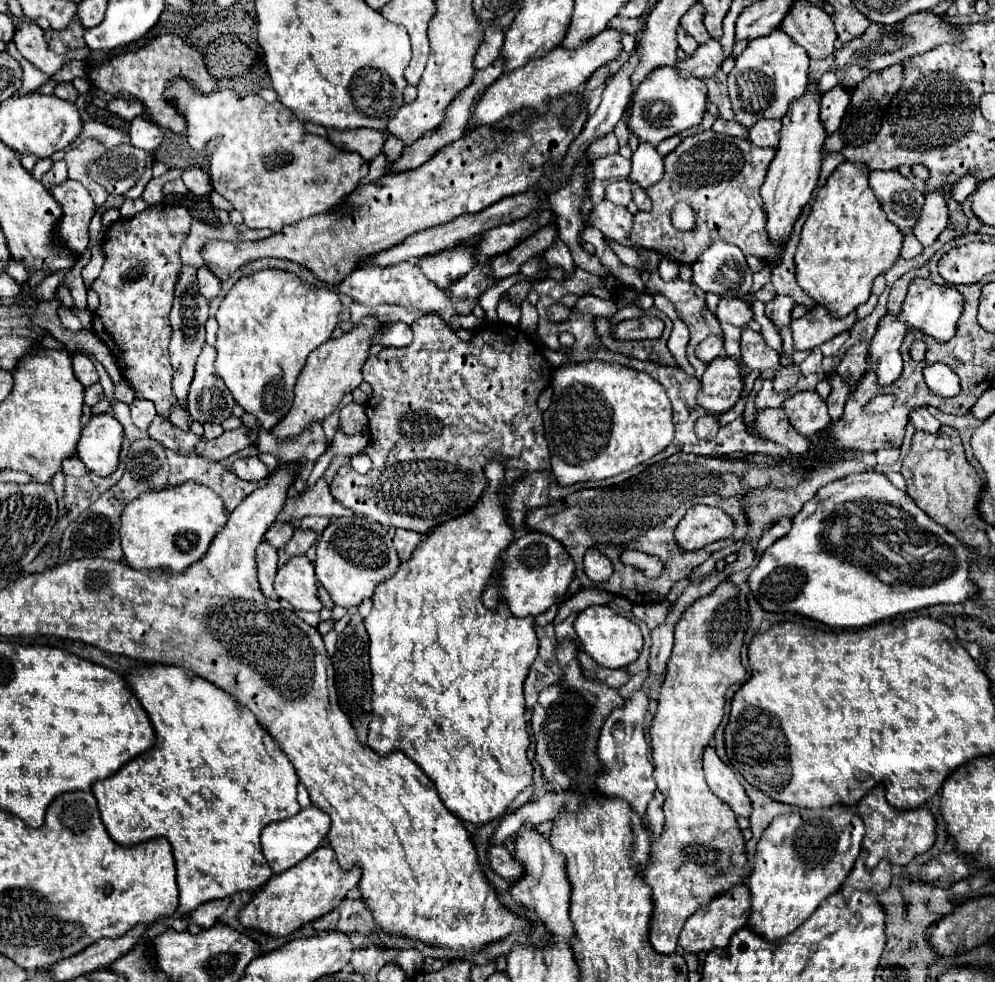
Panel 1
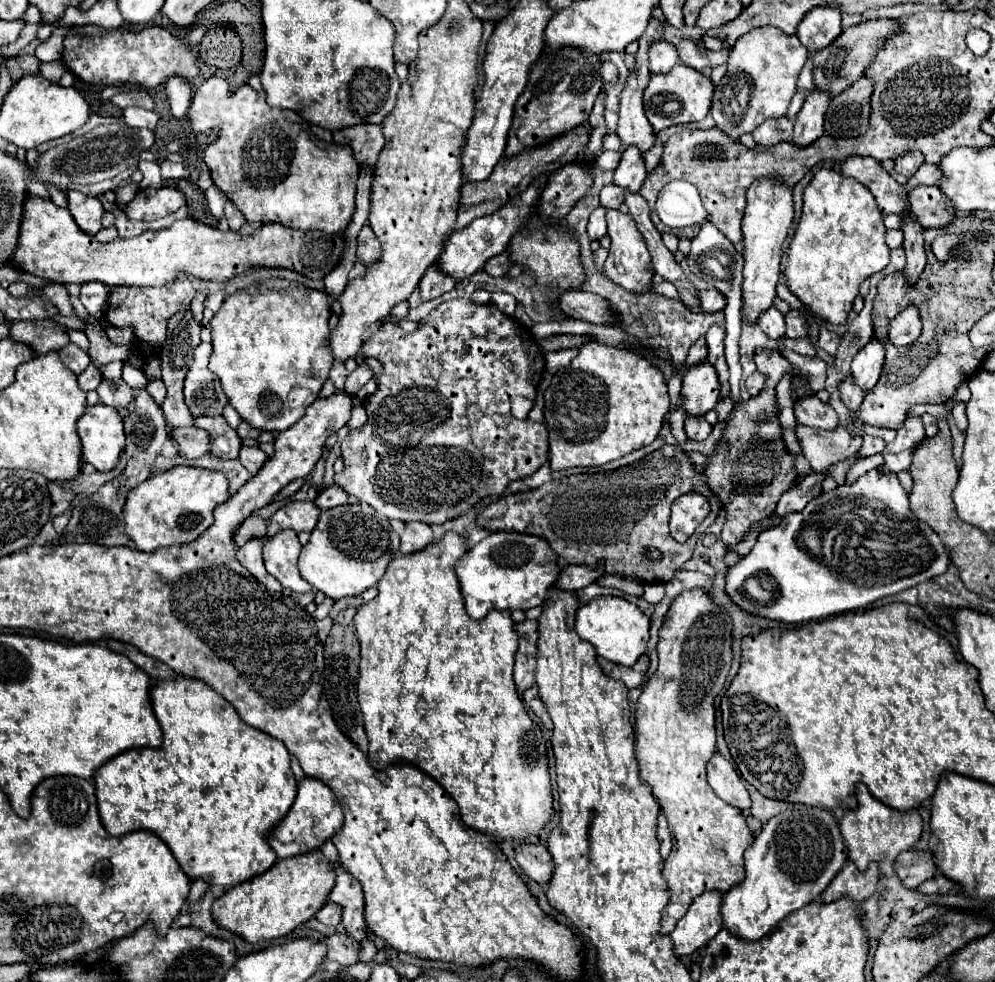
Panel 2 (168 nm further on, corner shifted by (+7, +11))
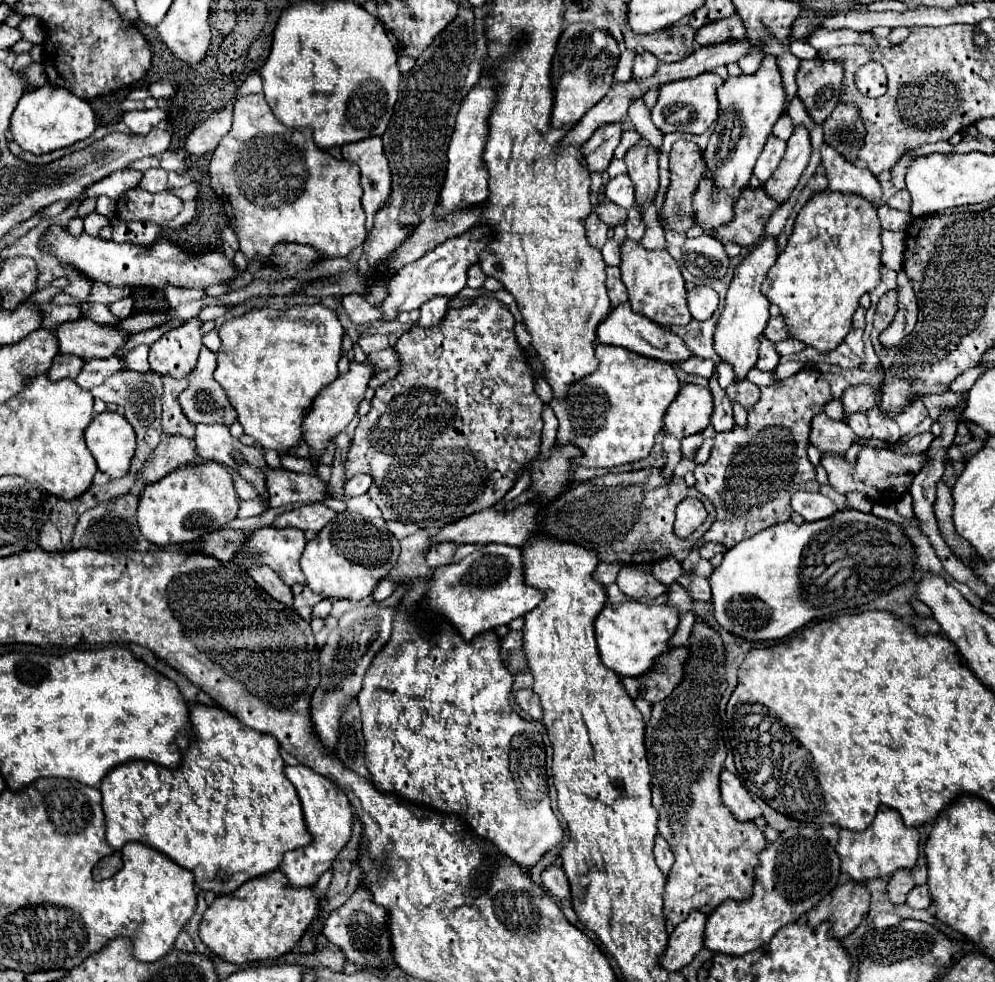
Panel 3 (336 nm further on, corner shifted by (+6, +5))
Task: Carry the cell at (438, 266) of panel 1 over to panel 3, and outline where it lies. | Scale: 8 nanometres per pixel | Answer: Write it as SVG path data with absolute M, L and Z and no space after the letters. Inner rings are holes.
M437 296L437 298L429 300L429 302L425 302L419 308L421 316L419 316L417 324L419 326L435 326L435 324L439 324L441 318L445 316L445 312L447 312L447 302L449 302L449 298L443 298L443 296Z

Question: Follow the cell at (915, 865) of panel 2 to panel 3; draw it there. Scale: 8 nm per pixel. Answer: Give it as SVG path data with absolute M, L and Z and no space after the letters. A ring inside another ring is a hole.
M897 870L895 874L891 874L889 884L887 884L887 892L893 904L901 904L905 902L909 890L913 890L917 884L913 880L913 874L909 870Z

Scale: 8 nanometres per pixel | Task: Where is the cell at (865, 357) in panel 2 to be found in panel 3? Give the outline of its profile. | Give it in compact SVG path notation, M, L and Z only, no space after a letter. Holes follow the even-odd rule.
M859 384L859 386L849 386L841 398L843 402L843 408L847 414L853 414L853 412L867 412L871 410L877 402L877 392L873 386L869 384Z

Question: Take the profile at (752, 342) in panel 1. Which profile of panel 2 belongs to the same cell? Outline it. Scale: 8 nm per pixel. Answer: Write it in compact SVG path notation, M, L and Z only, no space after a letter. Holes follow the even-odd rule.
M758 350L754 362L758 372L766 376L766 386L758 396L732 408L728 416L728 428L720 440L720 448L708 454L702 472L706 486L718 496L726 510L726 522L722 528L724 544L740 542L752 524L772 516L780 496L792 488L798 478L796 456L790 454L784 444L776 408L776 386L786 374L796 378L794 368L776 350Z

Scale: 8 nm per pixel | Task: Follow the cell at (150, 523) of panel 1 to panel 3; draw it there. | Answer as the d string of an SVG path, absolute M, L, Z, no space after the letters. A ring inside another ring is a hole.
M217 462L177 468L155 484L149 484L139 498L137 526L153 546L173 546L199 540L203 534L223 528L237 516L239 498L229 470Z

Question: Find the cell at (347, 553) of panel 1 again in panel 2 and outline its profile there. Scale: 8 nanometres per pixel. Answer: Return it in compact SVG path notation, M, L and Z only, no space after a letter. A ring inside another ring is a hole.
M344 504L324 510L308 544L298 558L300 574L312 588L324 592L332 600L358 596L378 584L392 558L398 556L400 538L390 528L388 518L378 518L366 504Z

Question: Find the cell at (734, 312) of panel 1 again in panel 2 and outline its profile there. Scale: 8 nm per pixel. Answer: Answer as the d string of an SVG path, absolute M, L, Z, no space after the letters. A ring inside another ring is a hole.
M708 288L708 290L698 292L698 300L700 300L700 308L704 312L716 312L716 310L722 310L726 306L724 296L716 288Z

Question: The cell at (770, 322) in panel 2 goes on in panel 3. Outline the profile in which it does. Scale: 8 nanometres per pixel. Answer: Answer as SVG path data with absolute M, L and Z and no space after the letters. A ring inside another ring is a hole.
M761 336L761 348L759 348L759 360L755 364L755 368L763 370L763 372L771 372L775 370L775 366L779 364L779 354L775 350L775 344L771 340L767 340L765 336Z

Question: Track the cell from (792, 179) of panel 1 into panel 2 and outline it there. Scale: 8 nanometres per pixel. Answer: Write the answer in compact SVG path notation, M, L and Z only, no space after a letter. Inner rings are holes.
M756 180L748 192L746 214L742 220L744 232L744 282L742 282L742 312L750 324L756 324L760 314L770 308L776 298L776 282L780 276L782 242L792 224L792 190L782 180Z

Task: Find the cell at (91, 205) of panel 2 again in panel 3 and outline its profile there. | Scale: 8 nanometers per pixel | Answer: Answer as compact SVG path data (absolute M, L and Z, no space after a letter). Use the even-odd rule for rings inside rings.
M91 212L91 214L87 214L87 216L83 218L83 224L85 224L85 232L87 232L87 234L97 236L103 226L111 224L111 220L105 218L105 216L99 216L99 214L95 214L95 212Z

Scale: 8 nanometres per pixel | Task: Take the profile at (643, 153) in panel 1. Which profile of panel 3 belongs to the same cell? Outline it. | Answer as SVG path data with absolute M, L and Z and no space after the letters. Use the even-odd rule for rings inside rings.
M619 174L619 176L611 178L607 182L607 186L605 186L605 196L611 202L619 204L621 208L635 206L635 196L633 194L635 192L631 190L631 178L629 178L629 174Z

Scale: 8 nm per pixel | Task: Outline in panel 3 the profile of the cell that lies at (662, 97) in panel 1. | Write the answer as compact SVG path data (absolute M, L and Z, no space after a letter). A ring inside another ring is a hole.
M707 72L695 78L685 78L685 80L675 80L667 82L659 88L659 98L657 104L651 110L651 120L653 124L663 132L691 132L691 134L703 134L715 120L719 112L717 104L717 86L723 84L723 78Z

